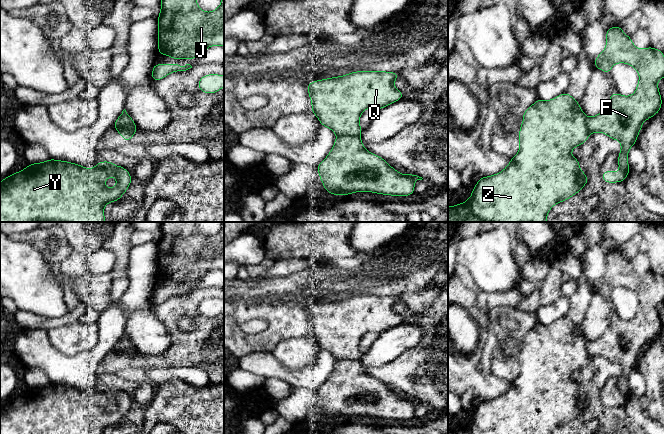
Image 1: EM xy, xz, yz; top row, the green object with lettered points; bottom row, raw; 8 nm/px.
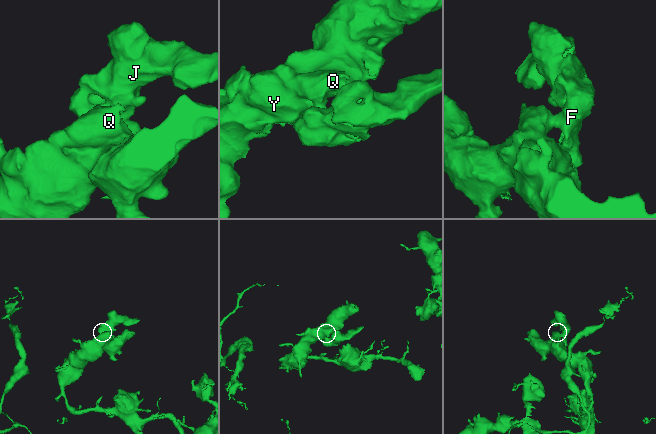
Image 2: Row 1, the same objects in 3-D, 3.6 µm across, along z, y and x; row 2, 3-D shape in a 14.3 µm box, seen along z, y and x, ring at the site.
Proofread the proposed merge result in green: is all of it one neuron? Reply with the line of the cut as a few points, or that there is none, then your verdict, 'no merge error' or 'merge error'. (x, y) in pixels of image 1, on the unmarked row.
cut xz (338, 359), (359, 360); merge error

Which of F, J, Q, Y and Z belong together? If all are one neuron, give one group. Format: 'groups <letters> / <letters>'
groups F J / Q Y Z

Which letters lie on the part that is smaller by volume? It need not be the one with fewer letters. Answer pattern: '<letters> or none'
F, J

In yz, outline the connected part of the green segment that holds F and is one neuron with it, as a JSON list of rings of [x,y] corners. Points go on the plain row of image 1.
[[[620,249],[606,254],[606,271],[595,285],[594,291],[609,298],[616,287],[626,287],[639,297],[636,315],[631,320],[612,317],[606,331],[596,340],[588,341],[589,358],[601,356],[621,365],[618,378],[619,397],[605,394],[601,401],[606,407],[624,406],[630,397],[628,376],[636,368],[642,347],[660,336],[662,322],[657,305],[664,302],[664,276],[653,272],[638,273]]]

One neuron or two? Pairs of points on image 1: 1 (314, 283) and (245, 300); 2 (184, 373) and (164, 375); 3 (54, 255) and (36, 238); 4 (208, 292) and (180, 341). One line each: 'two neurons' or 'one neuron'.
1: one neuron
2: one neuron
3: one neuron
4: one neuron

